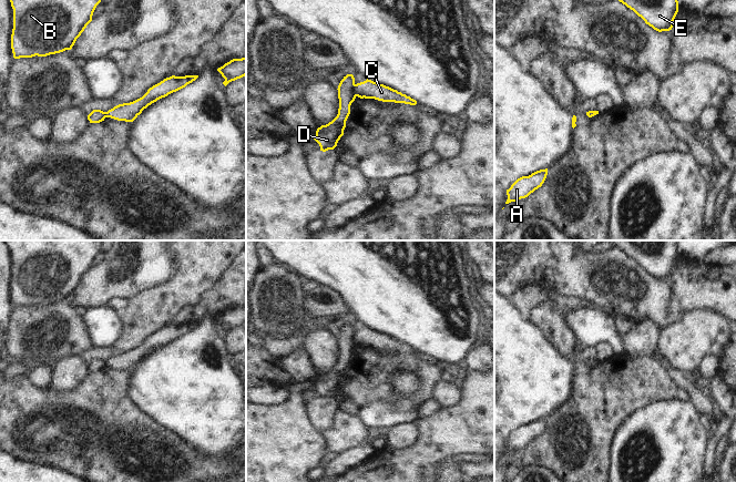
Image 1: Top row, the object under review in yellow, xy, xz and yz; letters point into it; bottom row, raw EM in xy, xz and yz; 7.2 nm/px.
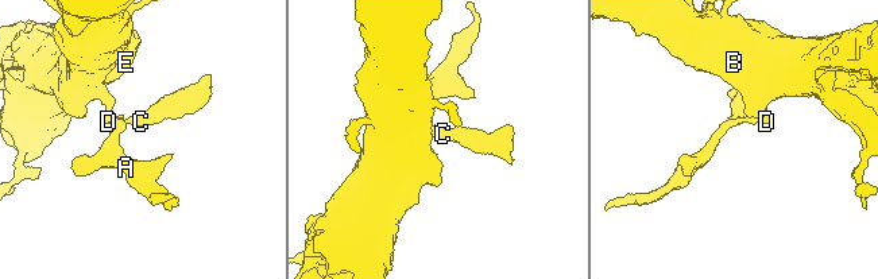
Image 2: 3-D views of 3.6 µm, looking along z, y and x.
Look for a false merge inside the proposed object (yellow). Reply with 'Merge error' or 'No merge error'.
Merge error.

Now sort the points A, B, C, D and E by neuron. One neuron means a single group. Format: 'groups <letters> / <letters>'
groups A B D E / C

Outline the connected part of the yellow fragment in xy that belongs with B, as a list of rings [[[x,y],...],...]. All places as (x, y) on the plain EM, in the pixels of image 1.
[[[6,240],[13,257],[11,297],[14,307],[47,305],[71,298],[92,269],[103,240]]]

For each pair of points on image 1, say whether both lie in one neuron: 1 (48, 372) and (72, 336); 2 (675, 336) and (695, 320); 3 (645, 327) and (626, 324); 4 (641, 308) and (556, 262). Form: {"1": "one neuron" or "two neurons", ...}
{"1": "two neurons", "2": "one neuron", "3": "two neurons", "4": "one neuron"}

